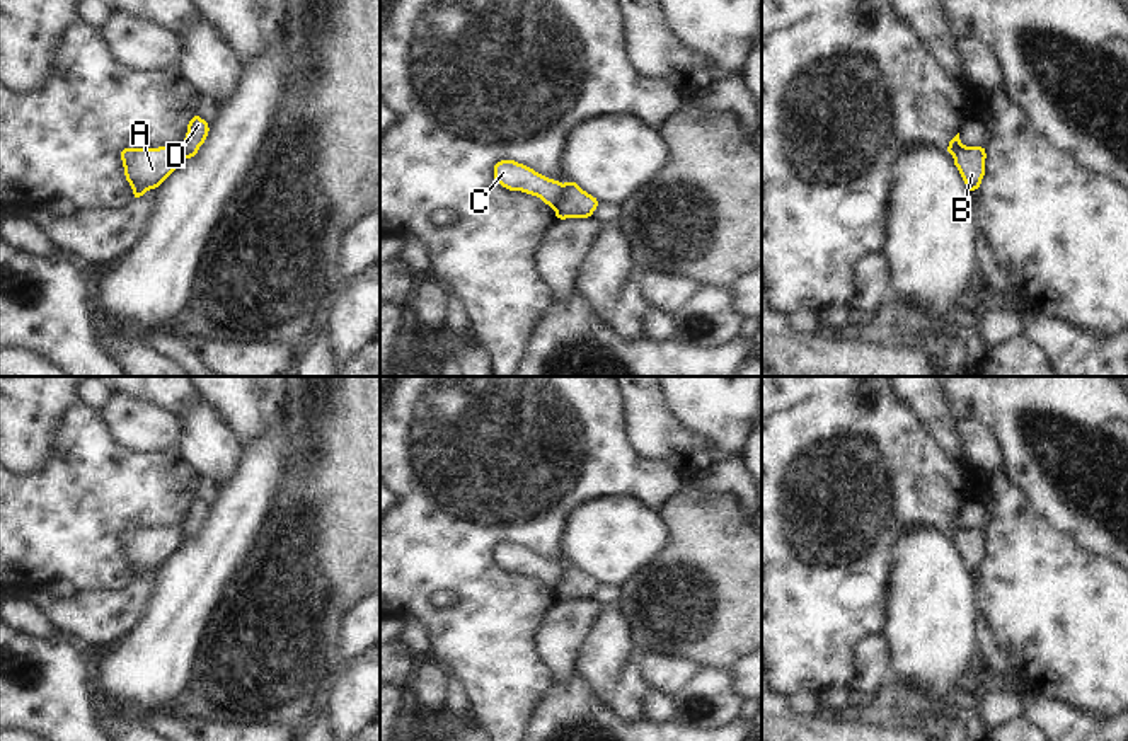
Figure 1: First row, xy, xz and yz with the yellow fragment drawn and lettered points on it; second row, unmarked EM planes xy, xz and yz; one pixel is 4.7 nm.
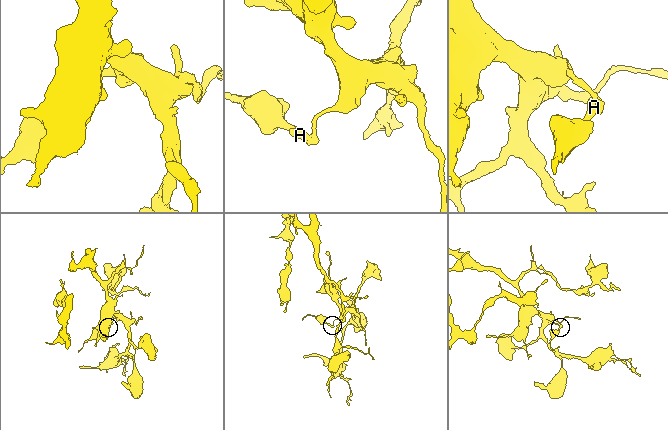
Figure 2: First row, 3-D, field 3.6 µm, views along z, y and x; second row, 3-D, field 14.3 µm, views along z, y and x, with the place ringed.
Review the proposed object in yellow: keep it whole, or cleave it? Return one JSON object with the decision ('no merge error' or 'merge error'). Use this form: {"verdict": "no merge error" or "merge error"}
{"verdict": "merge error"}

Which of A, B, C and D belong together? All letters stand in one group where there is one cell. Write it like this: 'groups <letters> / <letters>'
groups A C / B D

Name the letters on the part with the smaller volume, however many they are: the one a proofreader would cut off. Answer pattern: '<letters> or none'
A, C

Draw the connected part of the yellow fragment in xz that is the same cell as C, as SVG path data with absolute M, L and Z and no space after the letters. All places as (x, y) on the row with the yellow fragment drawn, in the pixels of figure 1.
M515 160L498 162L494 165L494 179L509 191L521 191L540 198L552 210L555 210L564 187L562 182L549 179Z

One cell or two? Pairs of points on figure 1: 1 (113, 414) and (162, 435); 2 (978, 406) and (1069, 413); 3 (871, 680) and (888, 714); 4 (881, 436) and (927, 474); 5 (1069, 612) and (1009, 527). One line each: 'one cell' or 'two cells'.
1: one cell
2: one cell
3: two cells
4: one cell
5: one cell

